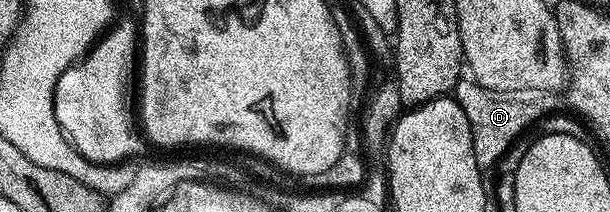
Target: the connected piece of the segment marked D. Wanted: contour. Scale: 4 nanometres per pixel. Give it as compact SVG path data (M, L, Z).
M461 80L456 84L454 97L462 112L466 112L466 120L470 120L470 132L474 140L474 160L478 160L481 168L495 167L539 118L540 121L547 119L549 114L557 113L558 110L557 91L542 88L498 92L490 88L482 88L475 80Z

